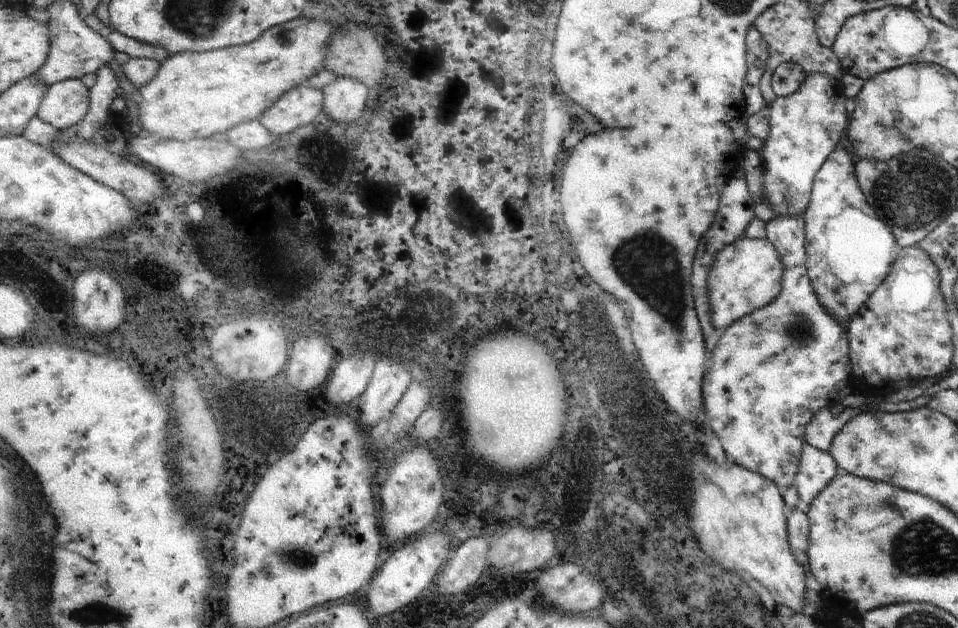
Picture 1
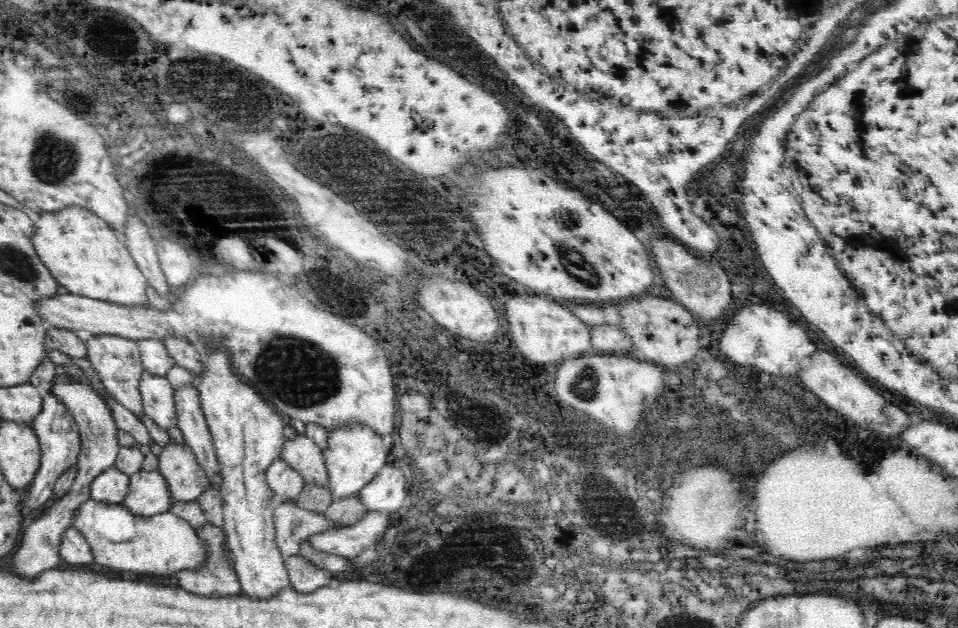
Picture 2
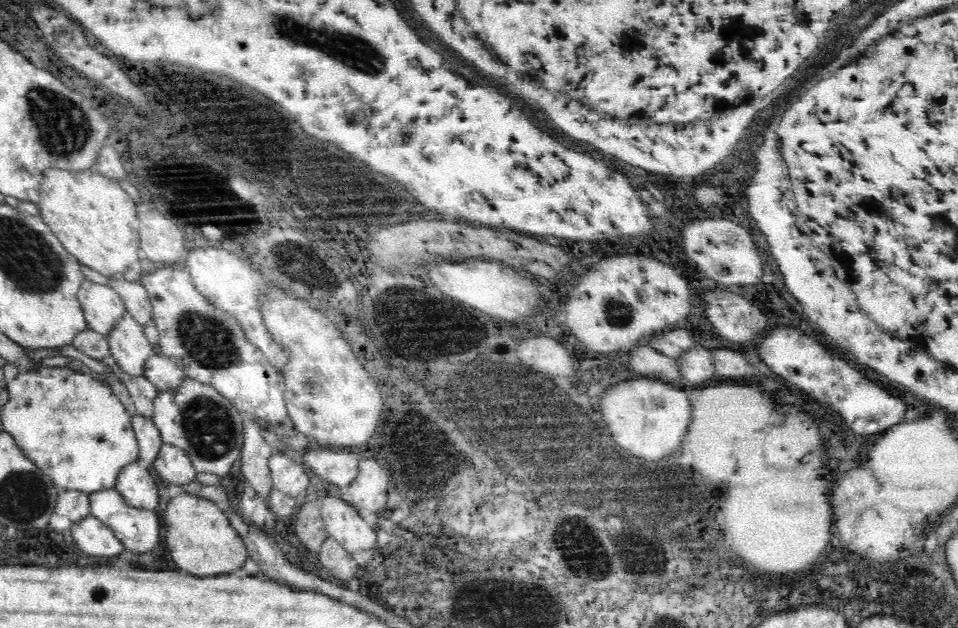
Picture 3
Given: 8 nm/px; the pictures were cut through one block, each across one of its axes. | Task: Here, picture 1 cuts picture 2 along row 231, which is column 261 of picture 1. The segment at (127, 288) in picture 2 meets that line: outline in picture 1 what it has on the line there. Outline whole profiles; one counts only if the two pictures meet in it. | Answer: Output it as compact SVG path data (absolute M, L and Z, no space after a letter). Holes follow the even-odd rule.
M293 20L271 28L259 40L245 46L233 46L213 52L183 52L177 56L169 56L161 62L161 70L157 78L143 88L139 88L139 124L145 134L165 138L165 140L203 140L211 138L215 132L227 134L231 128L259 120L269 108L273 108L281 96L305 84L305 80L317 74L325 66L325 44L329 44L333 36L333 26L327 22L311 22L311 20Z

